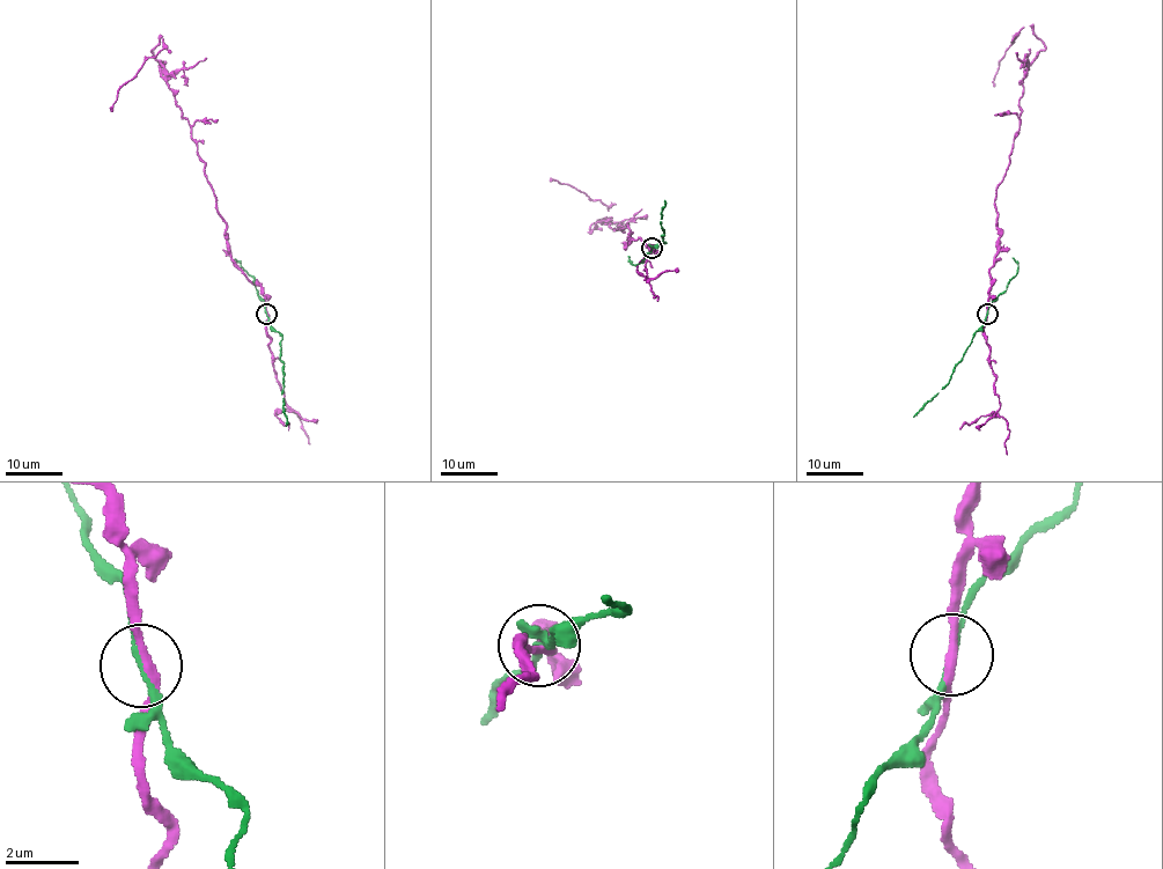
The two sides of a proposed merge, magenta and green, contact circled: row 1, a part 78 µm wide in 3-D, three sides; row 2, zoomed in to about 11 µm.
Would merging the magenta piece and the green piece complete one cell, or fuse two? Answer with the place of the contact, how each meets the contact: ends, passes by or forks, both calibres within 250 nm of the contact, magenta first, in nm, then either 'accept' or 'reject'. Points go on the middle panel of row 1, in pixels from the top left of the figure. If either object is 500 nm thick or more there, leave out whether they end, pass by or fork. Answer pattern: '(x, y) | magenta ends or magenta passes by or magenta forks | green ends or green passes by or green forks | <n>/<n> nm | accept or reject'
(652, 248) | magenta passes by | green passes by | 220/150 nm | reject

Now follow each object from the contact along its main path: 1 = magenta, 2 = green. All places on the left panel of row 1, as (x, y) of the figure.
1: (266, 314), (263, 291), (232, 257), (191, 125), (153, 57), (162, 36), (163, 48), (119, 89), (110, 111)
2: (266, 314), (272, 329), (281, 337), (279, 358), (284, 365), (281, 394), (287, 426)

